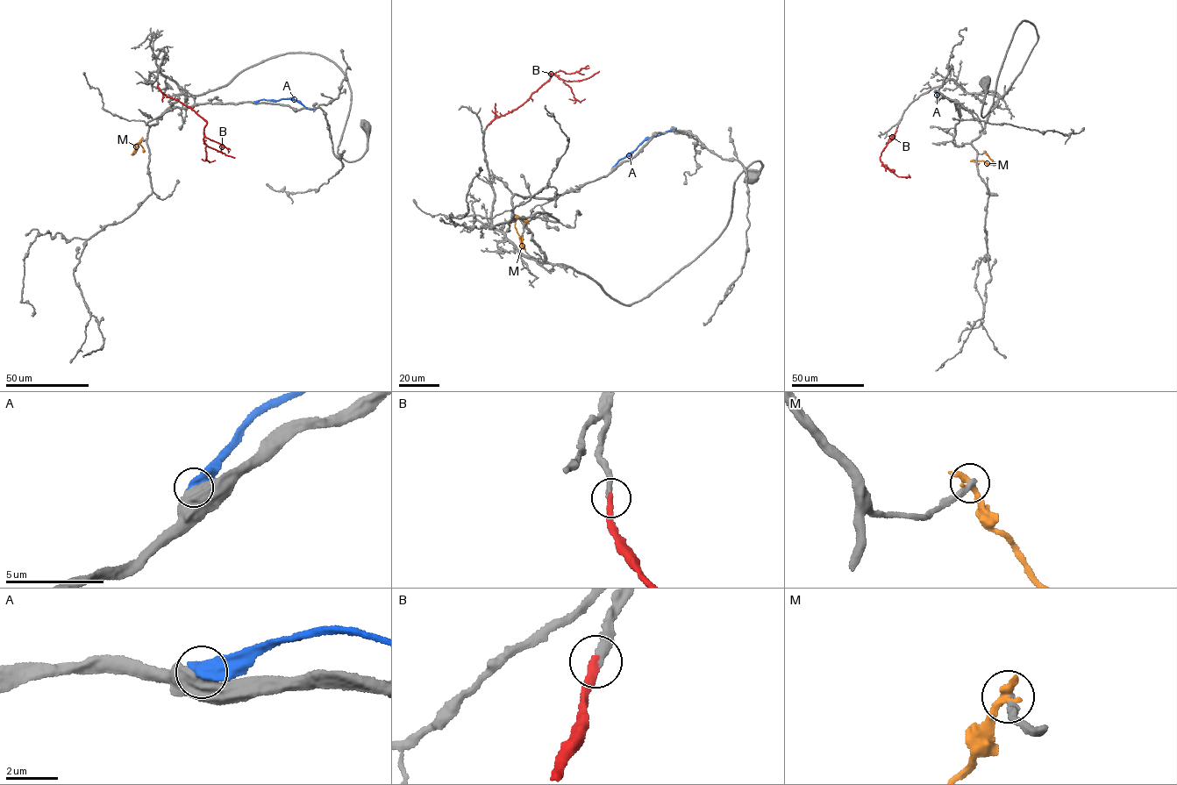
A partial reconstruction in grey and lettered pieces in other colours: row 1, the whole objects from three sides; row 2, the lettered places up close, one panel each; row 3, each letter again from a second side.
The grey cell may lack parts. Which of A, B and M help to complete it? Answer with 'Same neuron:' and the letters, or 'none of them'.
Same neuron: B

